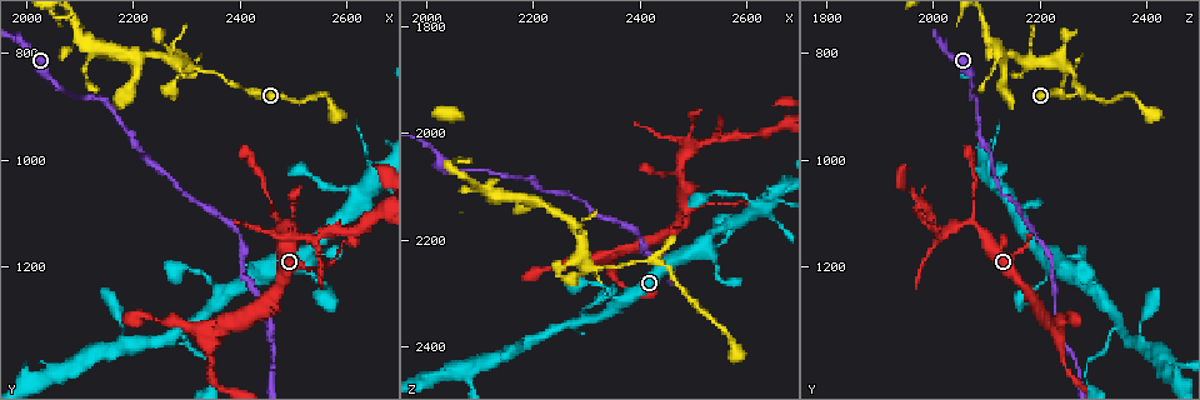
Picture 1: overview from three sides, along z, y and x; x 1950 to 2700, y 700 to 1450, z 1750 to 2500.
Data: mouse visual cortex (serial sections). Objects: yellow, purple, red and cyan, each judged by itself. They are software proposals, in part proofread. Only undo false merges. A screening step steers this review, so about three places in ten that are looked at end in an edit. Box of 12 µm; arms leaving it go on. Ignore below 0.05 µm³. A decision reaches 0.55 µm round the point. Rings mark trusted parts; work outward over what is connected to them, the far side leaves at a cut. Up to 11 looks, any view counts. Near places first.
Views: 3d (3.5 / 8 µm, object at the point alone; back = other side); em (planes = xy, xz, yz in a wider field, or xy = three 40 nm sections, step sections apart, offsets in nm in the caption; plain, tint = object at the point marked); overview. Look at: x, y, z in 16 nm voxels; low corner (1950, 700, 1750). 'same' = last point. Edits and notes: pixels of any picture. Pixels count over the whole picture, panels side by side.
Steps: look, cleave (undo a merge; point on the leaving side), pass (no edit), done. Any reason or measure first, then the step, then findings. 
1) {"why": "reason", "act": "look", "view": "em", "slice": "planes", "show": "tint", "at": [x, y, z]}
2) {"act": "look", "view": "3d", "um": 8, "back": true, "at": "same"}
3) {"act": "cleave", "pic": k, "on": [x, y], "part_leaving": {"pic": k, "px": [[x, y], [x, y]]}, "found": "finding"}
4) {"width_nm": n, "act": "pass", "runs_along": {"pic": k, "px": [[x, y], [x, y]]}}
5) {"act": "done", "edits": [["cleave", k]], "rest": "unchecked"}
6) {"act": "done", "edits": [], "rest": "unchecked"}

{"why": "a fork", "act": "look", "view": "3d", "um": 8, "at": [2300, 1315, 2350]}

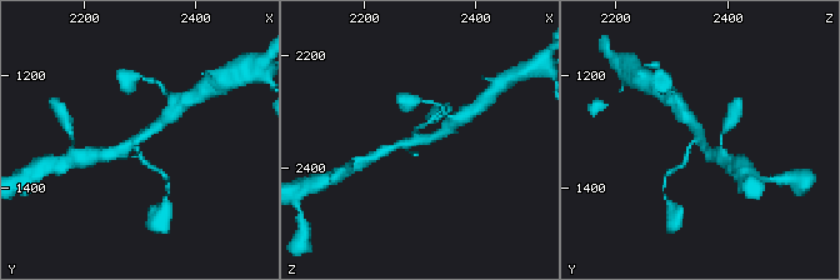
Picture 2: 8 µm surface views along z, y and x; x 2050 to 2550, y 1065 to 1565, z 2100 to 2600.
{"arms": 3, "arm_widths_nm": [150, 250, 300], "why": "now the EM", "act": "look", "view": "em", "slice": "xy", "step": 1, "show": "tint", "at": [2300, 1310, 2350]}

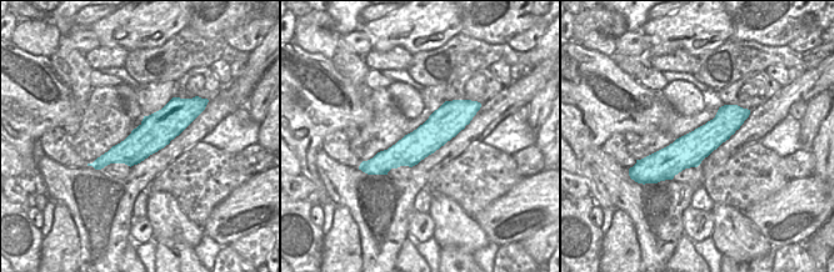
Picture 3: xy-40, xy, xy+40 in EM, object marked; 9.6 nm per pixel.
{"act": "pass", "runs_along": {"pic": 2, "px": [[166, 119], [123, 149], [108, 154]]}, "found": "all the same cell"}

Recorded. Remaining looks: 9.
{"why": "three-way junction", "act": "look", "view": "3d", "um": 3.5, "at": [2475, 1115, 2070]}

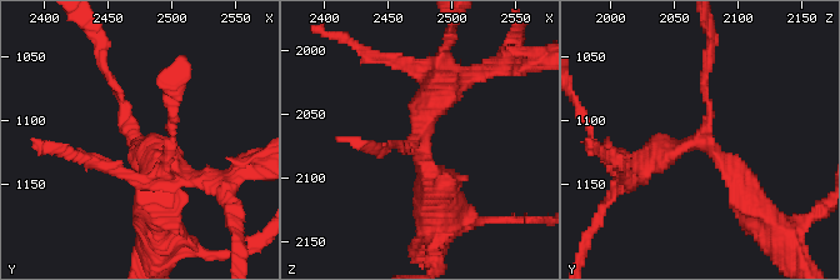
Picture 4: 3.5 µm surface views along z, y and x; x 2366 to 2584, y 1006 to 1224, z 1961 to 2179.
{"arms": 3, "arm_widths_nm": [100, 350, 450], "why": "now the EM", "act": "look", "view": "em", "slice": "xy", "step": 2, "show": "tint", "at": [2476, 1118, 2072]}

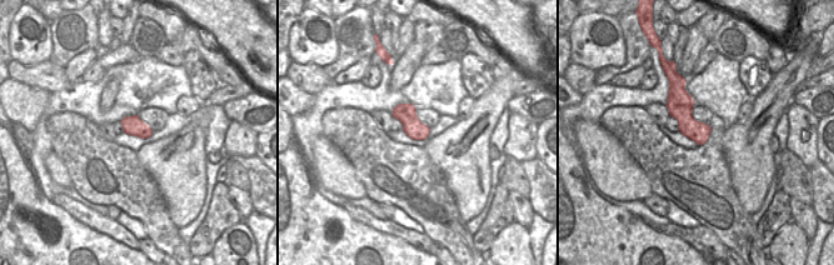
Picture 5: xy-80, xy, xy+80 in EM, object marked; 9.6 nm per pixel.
{"act": "pass", "runs_along": {"pic": 4, "px": [[755, 209], [704, 144], [640, 171]]}, "found": "all the same cell"}

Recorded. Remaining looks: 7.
{"why": "sudden change in width", "act": "look", "view": "3d", "um": 3.5, "at": [2400, 870, 2240]}

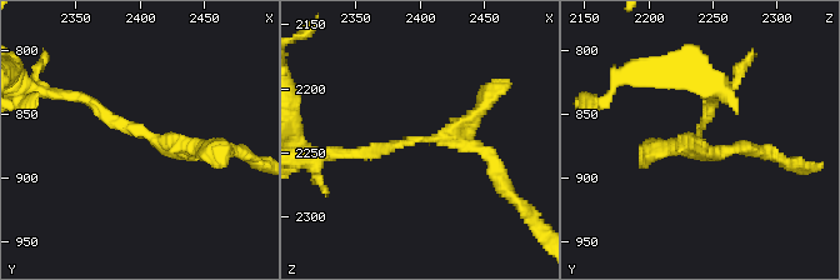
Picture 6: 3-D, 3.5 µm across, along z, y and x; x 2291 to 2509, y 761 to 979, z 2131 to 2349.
{"act": "look", "view": "em", "slice": "xy", "step": 1, "show": "tint", "at": [2402, 866, 2238]}

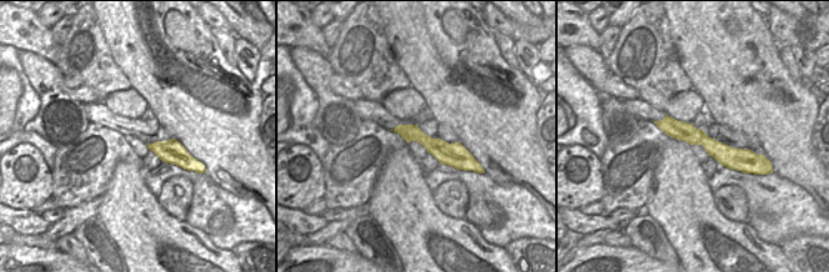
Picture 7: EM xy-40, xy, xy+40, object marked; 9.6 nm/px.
{"act": "pass", "runs_along": {"pic": 6, "px": [[490, 96], [444, 138], [353, 154]]}, "found": "all the same cell"}

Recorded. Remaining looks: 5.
{"why": "arms part here", "act": "look", "view": "3d", "um": 3.5, "at": [2295, 820, 2240]}

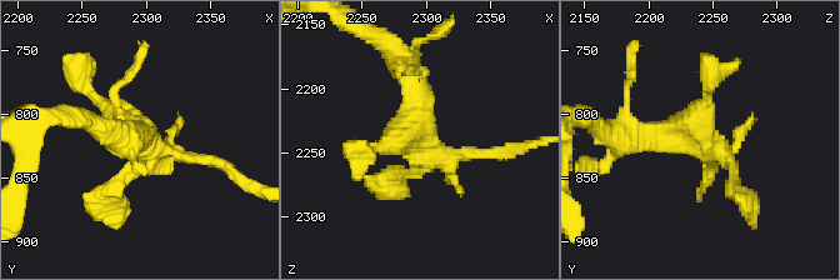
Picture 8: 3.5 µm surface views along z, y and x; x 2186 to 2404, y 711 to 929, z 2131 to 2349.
{"act": "look", "view": "em", "slice": "xy", "step": 3, "show": "tint", "at": [2296, 818, 2240]}

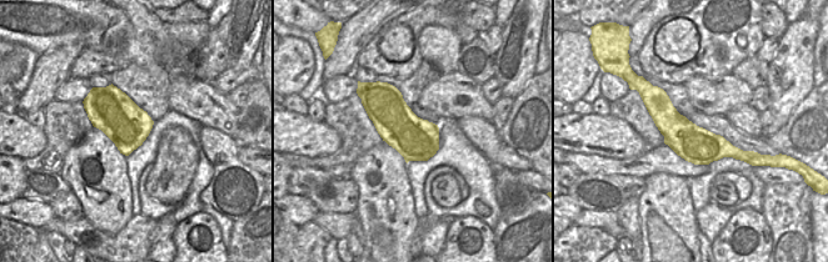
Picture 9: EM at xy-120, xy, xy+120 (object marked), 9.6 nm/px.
{"width_nm": 420, "act": "pass", "runs_along": {"pic": 8, "px": [[490, 154], [418, 141], [399, 58]]}, "found": "continuous, no second cell"}

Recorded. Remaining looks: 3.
{"why": "sudden change in width", "act": "look", "view": "3d", "um": 3.5, "back": true, "at": [2095, 755, 2100]}

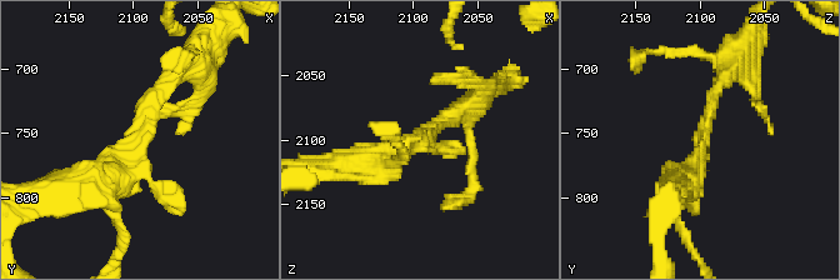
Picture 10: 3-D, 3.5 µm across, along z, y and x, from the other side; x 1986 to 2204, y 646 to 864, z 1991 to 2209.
{"act": "pass", "runs_along": {"pic": 10, "px": [[89, 183], [143, 159], [178, 71]]}, "found": "one cell here"}

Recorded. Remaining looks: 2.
{"act": "done", "edits": [], "rest": "unchecked"}

